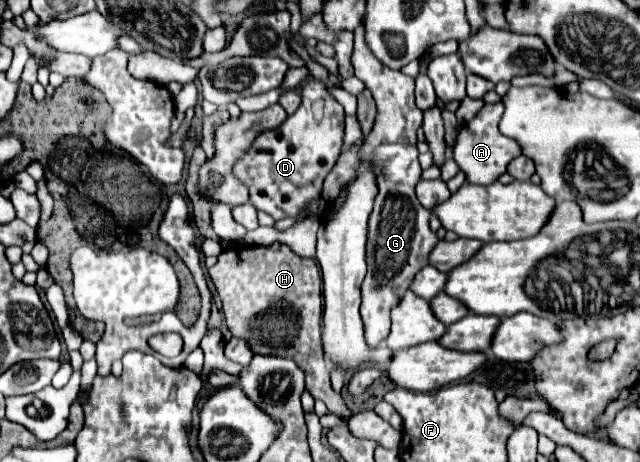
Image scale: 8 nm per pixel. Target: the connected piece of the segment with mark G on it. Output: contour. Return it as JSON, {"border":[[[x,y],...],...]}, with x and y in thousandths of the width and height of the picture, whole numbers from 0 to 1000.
{"border":[[[567,48],[555,61],[555,100],[548,139],[555,147],[555,165],[573,182],[573,195],[583,203],[589,221],[589,251],[580,286],[567,303],[561,320],[564,346],[589,351],[583,333],[605,329],[605,346],[595,364],[586,364],[589,381],[589,424],[586,446],[577,468],[577,502],[573,502],[573,597],[564,619],[564,688],[570,710],[570,736],[577,753],[589,753],[605,727],[611,710],[611,667],[623,658],[630,636],[639,628],[642,606],[655,584],[670,571],[670,550],[686,524],[683,502],[670,494],[673,459],[664,455],[652,424],[648,403],[658,385],[658,359],[652,346],[652,281],[661,264],[661,242],[648,229],[648,182],[645,169],[617,156],[598,143],[577,100],[570,95],[570,56]]]}

